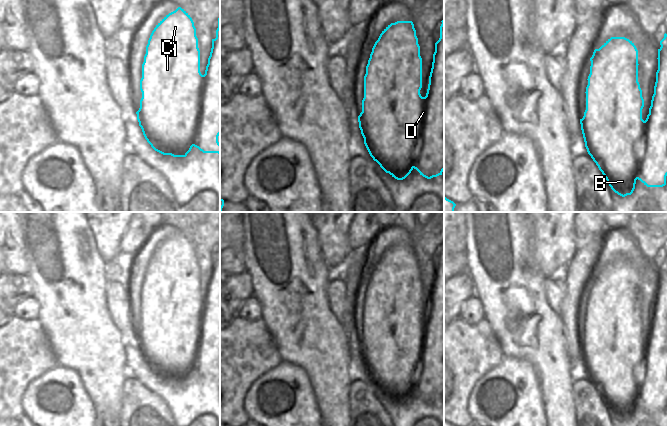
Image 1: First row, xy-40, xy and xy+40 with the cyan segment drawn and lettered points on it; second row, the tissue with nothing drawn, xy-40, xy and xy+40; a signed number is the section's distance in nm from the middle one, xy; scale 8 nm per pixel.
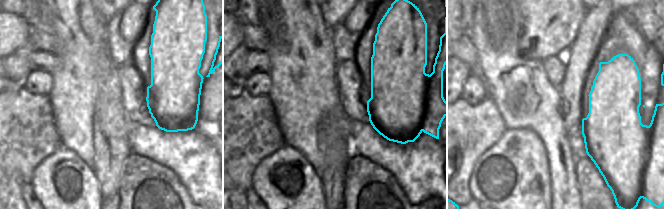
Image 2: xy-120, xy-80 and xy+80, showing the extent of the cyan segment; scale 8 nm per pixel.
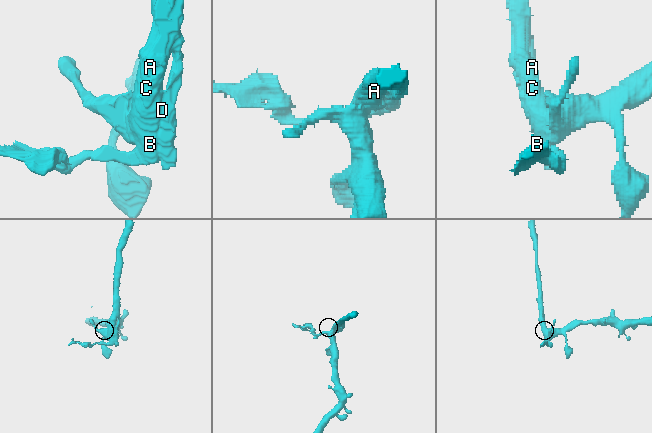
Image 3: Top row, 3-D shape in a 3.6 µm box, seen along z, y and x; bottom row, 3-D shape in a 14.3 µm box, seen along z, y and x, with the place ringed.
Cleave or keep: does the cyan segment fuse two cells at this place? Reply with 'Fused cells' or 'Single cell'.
Fused cells

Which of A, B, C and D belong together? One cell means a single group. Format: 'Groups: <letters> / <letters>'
Groups: A C D / B

